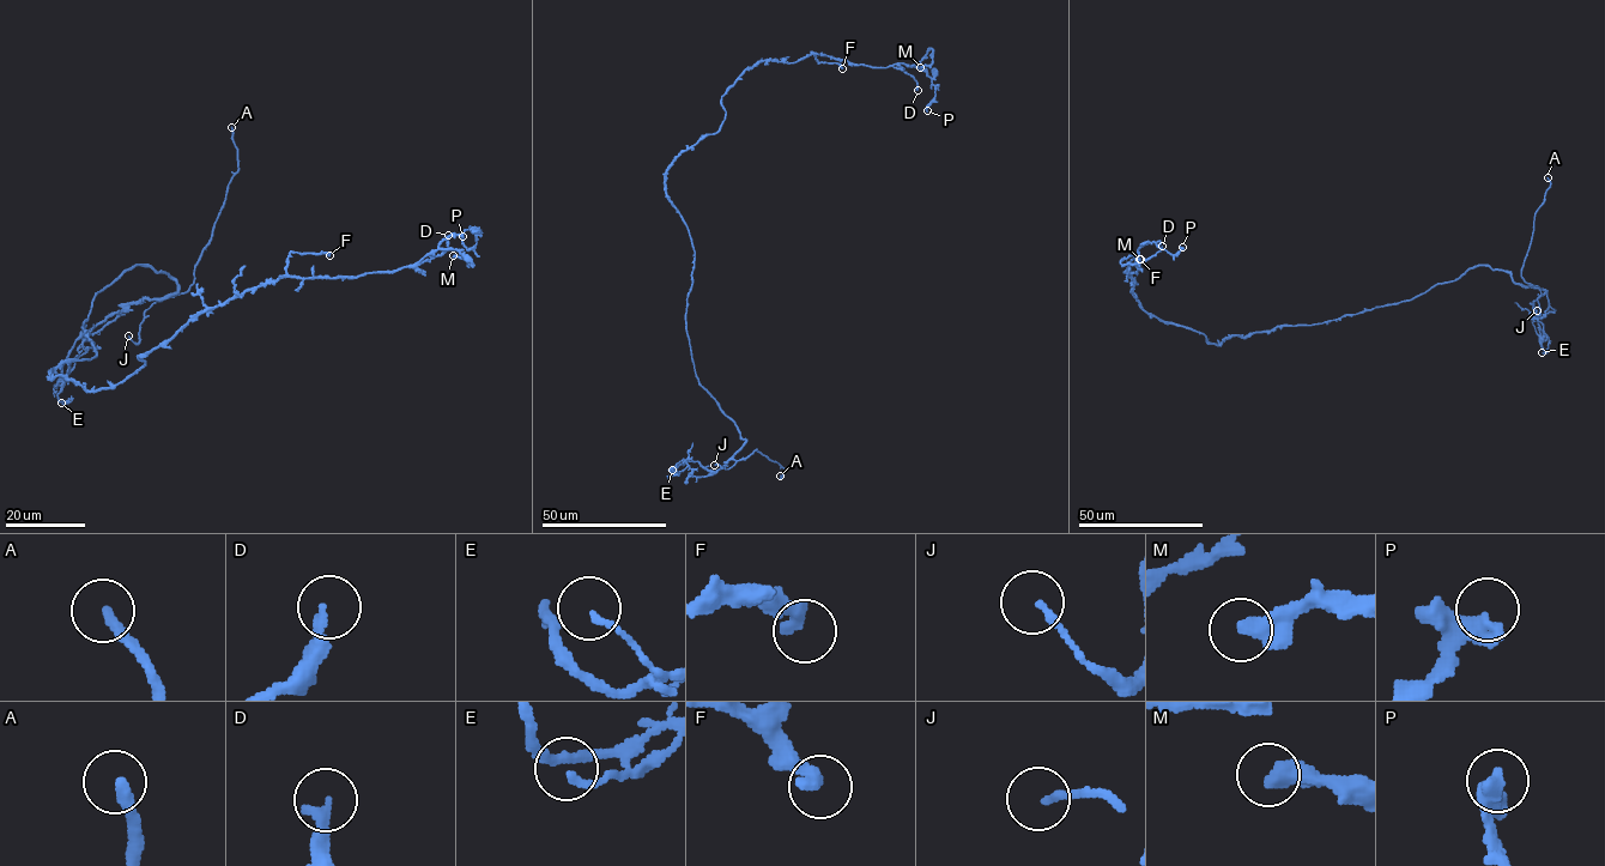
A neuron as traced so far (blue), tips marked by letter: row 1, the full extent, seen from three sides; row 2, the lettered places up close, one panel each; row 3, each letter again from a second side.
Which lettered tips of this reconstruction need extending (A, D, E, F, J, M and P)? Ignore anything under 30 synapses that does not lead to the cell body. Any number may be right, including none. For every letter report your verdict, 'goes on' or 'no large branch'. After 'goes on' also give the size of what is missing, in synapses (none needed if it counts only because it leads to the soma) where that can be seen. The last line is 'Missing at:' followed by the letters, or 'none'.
A: goes on
D: goes on; 35 synapses
E: no large branch
F: no large branch
J: no large branch
M: no large branch
P: no large branch
Missing at: A, D

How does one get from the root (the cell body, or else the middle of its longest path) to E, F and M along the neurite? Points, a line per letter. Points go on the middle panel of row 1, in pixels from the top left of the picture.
E: (674, 205), (695, 256), (685, 327), (696, 376), (745, 442), (715, 472), (697, 461), (672, 470)
F: (674, 205), (667, 168), (719, 129), (721, 97), (745, 70), (813, 54), (842, 68)
M: (674, 205), (667, 168), (719, 129), (721, 97), (759, 61), (819, 54), (910, 66), (931, 48), (920, 67)

